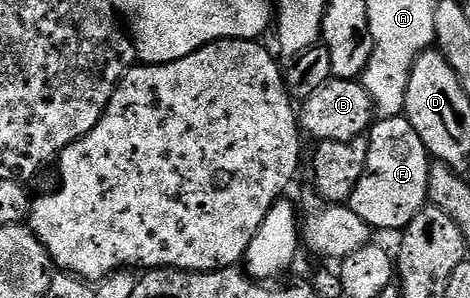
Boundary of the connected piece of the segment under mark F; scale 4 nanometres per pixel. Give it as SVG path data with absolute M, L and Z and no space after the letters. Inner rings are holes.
M404 115L377 120L366 138L369 145L367 165L348 206L373 230L402 231L429 202L432 158Z

